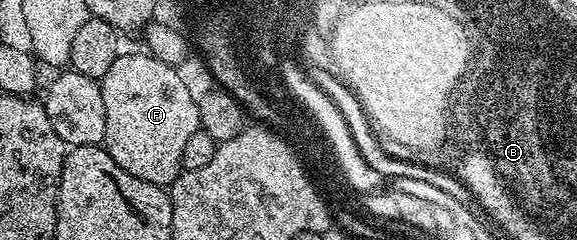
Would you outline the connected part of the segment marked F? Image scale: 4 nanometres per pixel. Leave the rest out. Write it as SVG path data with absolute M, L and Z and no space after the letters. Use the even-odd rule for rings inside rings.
M140 51L118 54L115 62L111 62L111 70L107 70L99 82L103 90L103 107L107 110L107 134L103 147L115 162L119 162L119 166L123 166L123 170L127 170L127 174L135 174L135 178L143 178L143 182L169 186L183 171L181 159L187 138L191 138L201 126L197 96L185 85L174 65L159 62L148 51Z

